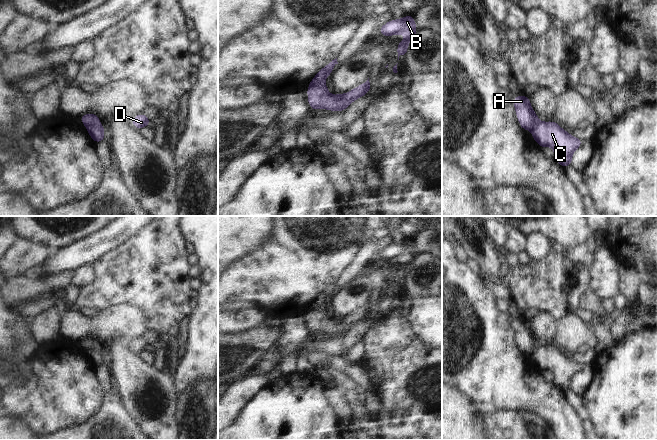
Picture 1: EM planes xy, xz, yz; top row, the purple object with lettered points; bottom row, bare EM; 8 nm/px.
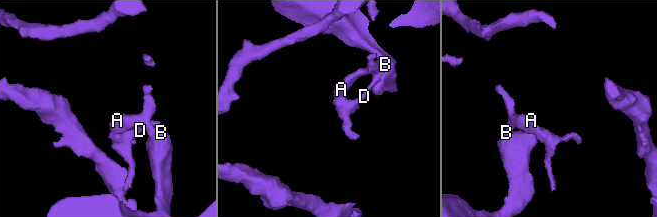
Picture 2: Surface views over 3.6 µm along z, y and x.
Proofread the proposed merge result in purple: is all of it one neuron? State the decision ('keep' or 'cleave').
cleave

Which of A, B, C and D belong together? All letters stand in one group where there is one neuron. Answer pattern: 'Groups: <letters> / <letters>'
Groups: A B / C D

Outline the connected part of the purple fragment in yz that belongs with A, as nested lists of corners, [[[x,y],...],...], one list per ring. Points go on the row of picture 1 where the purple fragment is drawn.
[[[524,95],[515,96],[514,106],[521,127],[525,130],[534,130],[539,119],[530,105],[529,98]]]

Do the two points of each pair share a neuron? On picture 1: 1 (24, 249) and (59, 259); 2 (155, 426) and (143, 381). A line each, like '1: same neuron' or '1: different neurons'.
1: different neurons
2: same neuron

